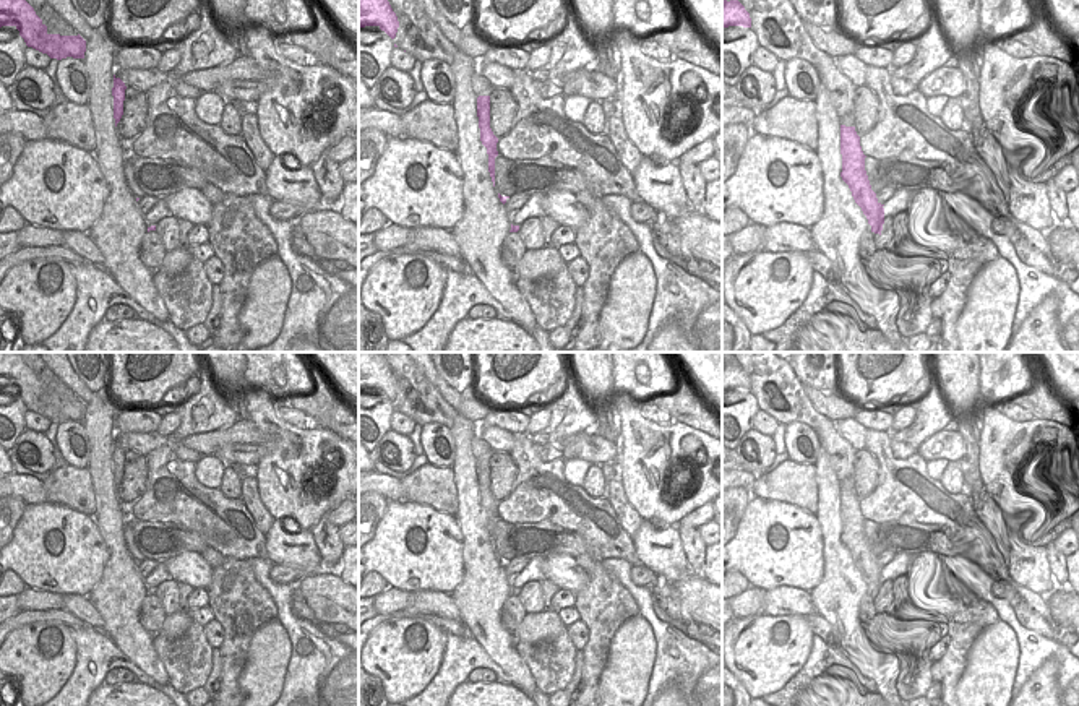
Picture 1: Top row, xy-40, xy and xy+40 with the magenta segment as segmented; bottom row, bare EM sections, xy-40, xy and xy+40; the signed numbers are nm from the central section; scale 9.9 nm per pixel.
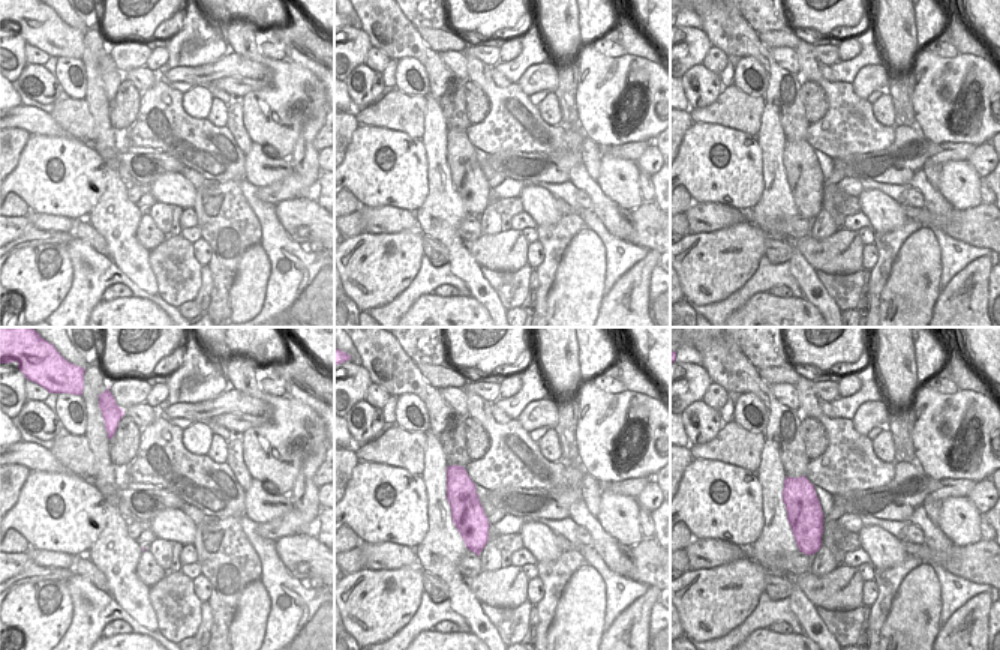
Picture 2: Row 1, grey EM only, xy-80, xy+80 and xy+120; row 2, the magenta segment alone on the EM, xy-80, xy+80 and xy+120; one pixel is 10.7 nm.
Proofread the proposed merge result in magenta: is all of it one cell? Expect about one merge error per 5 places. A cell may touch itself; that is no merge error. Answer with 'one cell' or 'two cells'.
one cell

